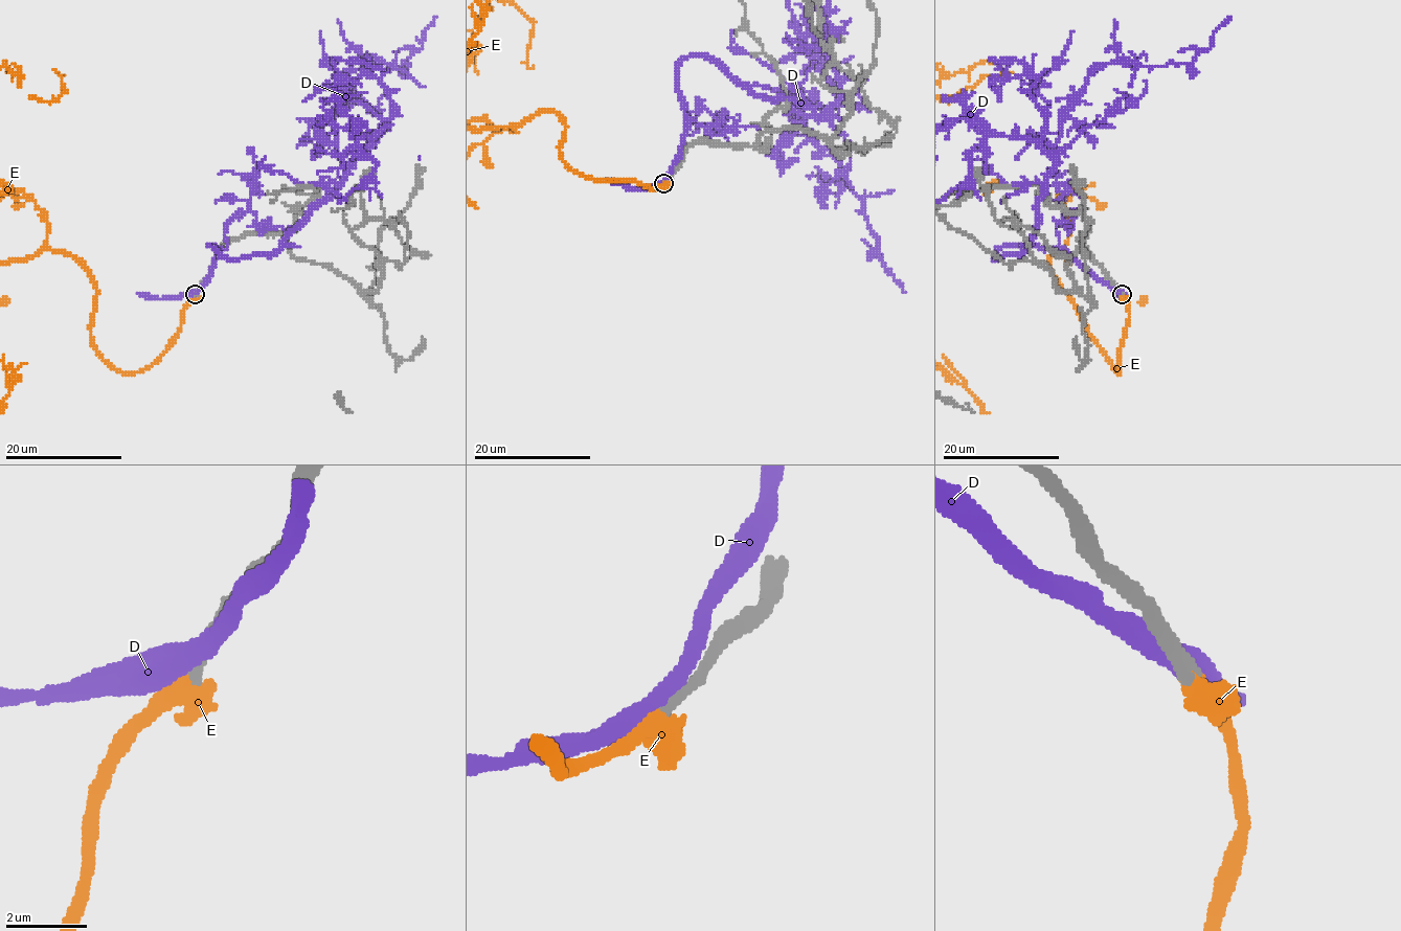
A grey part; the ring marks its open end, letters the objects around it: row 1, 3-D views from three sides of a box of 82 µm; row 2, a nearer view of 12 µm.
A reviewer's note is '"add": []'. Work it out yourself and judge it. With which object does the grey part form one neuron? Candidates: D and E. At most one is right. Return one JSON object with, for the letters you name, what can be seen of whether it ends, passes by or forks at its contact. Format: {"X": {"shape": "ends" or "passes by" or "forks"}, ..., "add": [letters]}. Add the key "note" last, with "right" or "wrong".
{"E": {"shape": "passes by"}, "add": ["E"], "note": "wrong"}

